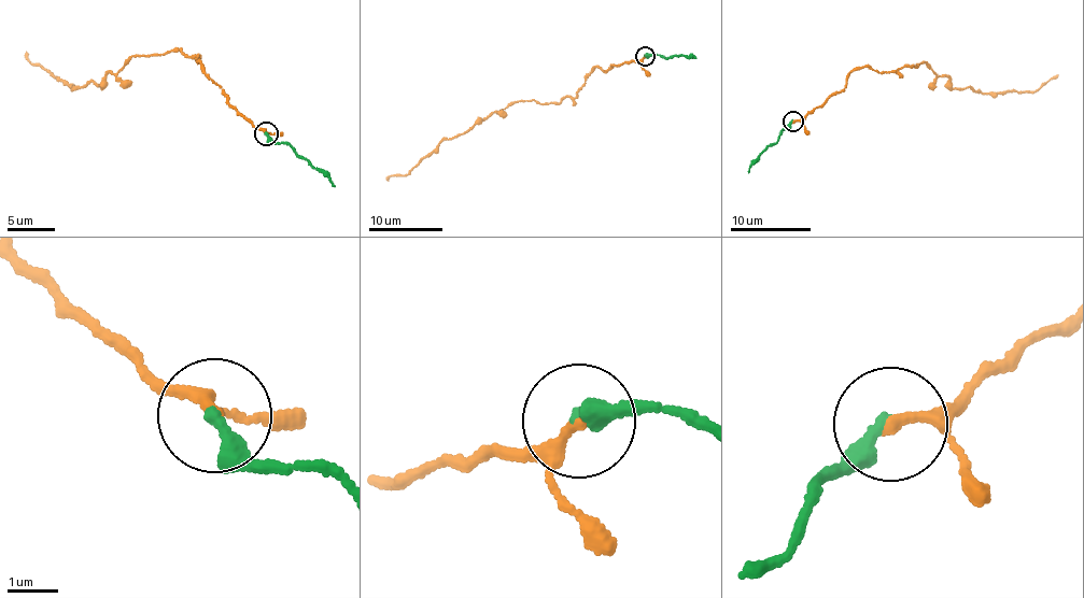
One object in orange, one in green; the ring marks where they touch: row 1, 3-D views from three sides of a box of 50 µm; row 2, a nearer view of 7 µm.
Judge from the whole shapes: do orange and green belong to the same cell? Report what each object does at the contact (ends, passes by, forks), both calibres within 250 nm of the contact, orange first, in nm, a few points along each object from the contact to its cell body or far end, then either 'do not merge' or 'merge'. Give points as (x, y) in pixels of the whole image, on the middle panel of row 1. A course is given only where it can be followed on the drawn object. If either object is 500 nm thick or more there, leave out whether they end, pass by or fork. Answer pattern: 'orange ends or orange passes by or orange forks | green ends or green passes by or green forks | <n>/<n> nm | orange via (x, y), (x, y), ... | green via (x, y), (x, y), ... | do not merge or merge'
orange passes by | green ends | 170/320 nm | orange via (645, 57), (605, 72), (595, 67), (575, 98), (520, 100), (493, 112), (441, 143), (406, 174), (386, 179) | green via (645, 57), (651, 54), (697, 57) | merge

